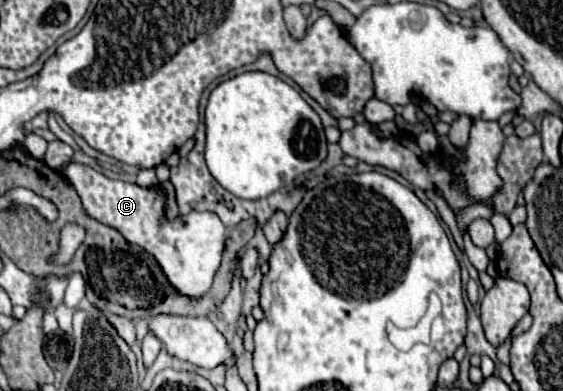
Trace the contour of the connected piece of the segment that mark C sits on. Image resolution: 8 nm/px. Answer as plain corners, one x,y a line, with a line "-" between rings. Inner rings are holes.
71,163
65,167
65,175
81,197
81,203
93,219
117,229
129,243
143,247
163,267
169,283
183,295
199,297
211,289
213,275
219,269
225,249
227,229
215,213
191,211
191,215
167,221
163,217
165,197
159,189
143,189
139,185
111,181
91,167

